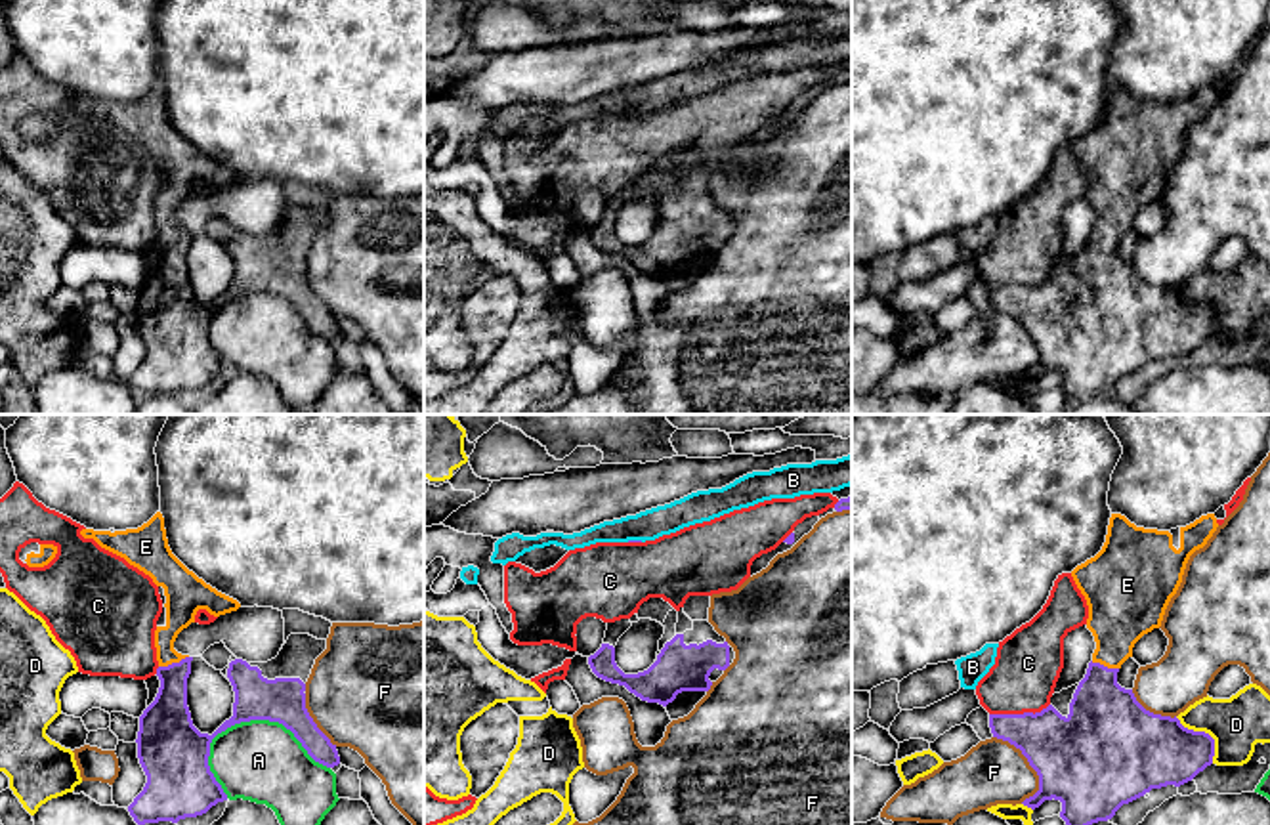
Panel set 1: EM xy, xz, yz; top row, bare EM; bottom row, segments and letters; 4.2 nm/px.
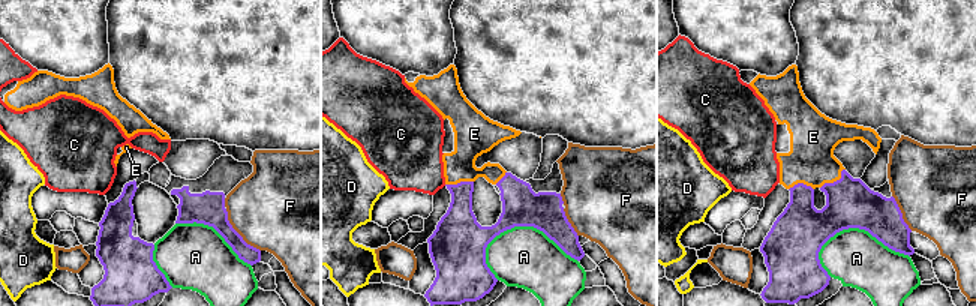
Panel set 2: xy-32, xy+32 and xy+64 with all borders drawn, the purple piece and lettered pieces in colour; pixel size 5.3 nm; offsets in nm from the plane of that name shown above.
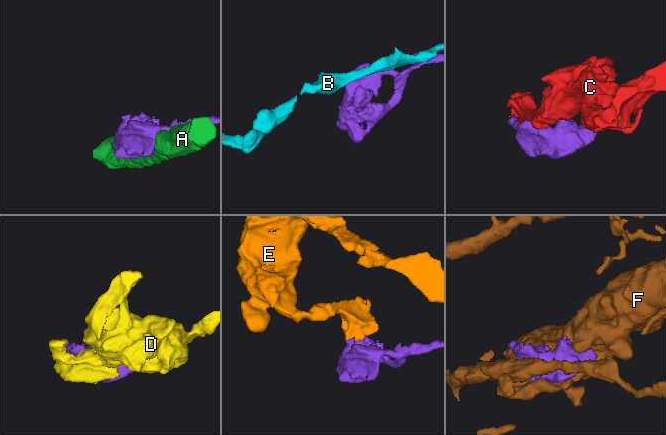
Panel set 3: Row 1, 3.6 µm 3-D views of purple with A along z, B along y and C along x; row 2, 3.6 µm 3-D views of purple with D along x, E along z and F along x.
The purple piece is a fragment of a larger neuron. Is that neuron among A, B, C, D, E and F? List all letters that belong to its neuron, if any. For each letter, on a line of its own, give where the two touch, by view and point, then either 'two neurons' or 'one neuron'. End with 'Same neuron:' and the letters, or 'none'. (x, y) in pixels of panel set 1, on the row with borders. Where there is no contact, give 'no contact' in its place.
A: contact xy (272, 720); two neurons
B: contact xz (634, 541); two neurons
C: contact yz (1018, 715); two neurons
D: contact yz (1204, 732); two neurons
E: contact xy (172, 663); one neuron
F: contact yz (1030, 764); two neurons
Same neuron: E

